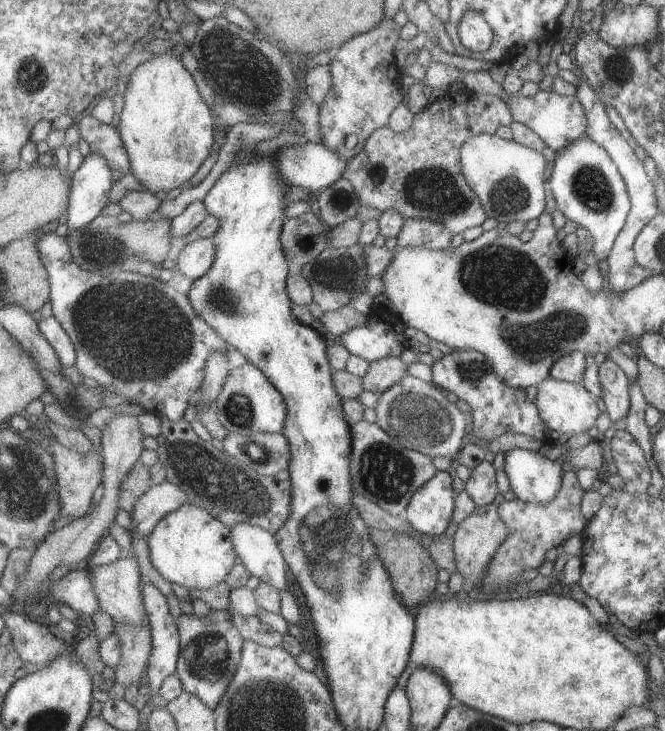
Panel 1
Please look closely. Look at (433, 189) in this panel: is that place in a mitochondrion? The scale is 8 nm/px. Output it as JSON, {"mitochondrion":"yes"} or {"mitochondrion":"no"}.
{"mitochondrion":"yes"}

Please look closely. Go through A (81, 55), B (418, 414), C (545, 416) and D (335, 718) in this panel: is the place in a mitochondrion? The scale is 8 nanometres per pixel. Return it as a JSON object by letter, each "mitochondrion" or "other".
{"A":"other","B":"mitochondrion","C":"other","D":"other"}

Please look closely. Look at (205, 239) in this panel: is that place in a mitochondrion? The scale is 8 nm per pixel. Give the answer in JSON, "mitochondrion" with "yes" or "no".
{"mitochondrion":"no"}

